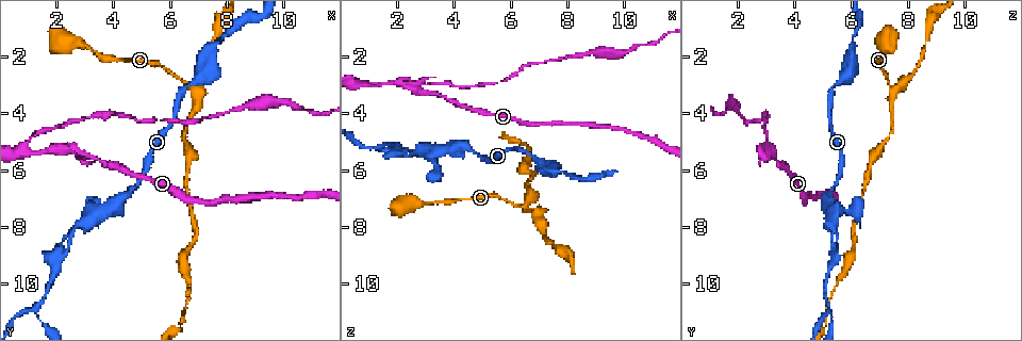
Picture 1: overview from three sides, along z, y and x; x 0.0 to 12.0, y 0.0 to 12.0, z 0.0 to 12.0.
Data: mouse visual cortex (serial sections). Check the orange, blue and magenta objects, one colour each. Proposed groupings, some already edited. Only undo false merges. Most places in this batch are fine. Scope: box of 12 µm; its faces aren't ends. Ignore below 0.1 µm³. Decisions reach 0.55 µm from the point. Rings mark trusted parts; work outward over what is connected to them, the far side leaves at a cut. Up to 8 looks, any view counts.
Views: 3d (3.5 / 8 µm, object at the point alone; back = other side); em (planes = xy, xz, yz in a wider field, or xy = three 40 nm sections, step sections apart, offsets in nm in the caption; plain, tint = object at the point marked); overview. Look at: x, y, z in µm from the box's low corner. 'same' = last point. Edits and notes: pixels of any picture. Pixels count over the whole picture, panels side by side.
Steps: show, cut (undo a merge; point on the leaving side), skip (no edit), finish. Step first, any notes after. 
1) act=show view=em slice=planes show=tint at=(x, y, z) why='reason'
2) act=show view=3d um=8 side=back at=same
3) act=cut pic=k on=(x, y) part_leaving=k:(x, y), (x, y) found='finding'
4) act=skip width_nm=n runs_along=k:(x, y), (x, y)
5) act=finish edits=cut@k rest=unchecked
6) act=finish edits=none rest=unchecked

act=show view=3d um=3.5 at=(6.9, 3.3, 7.5) why='three-way junction'

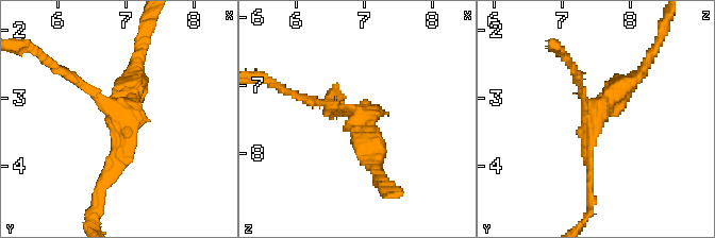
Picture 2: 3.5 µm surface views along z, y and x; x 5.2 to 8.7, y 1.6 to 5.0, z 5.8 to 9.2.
act=show view=em slice=planes show=tint at=(6.95, 3.30, 7.45) arms=3 arm_widths_nm=150,150,350 why='need the tissue'

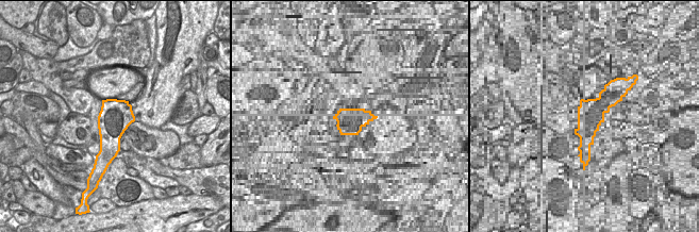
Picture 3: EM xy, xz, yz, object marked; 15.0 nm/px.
act=skip runs_along=2:(66, 75), (121, 118), (104, 183) found='continuous, no second cell'

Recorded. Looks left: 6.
act=show view=3d um=3.5 at=(2.3, 8.5, 5.5)

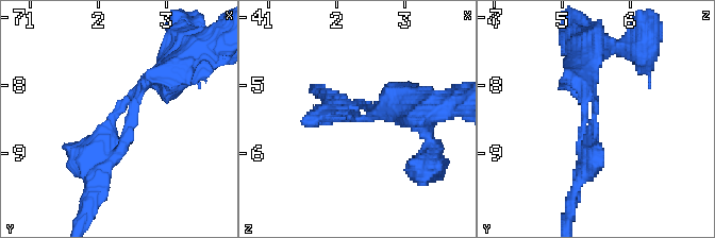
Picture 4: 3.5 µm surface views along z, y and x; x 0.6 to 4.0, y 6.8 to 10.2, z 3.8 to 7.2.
act=show view=em slice=planes show=tint at=(2.25, 8.45, 5.45) arm_widths_nm=250,300 why='now the EM'

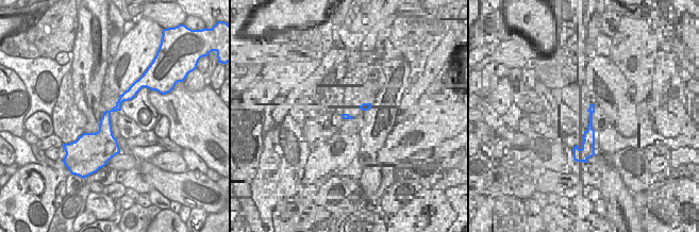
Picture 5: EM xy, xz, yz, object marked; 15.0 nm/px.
act=show view=em slice=xy step=1 show=tint at=same why='another direction'

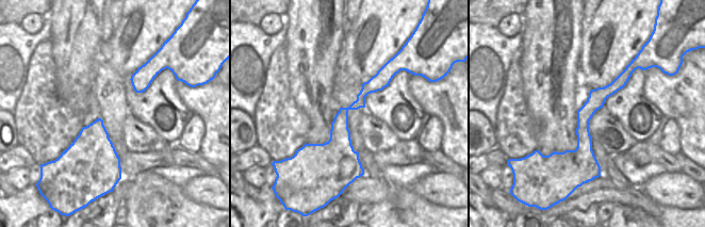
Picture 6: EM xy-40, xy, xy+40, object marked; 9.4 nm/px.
act=skip width_nm=200 runs_along=6:(383, 69), (342, 115), (340, 136), (316, 158) found='one cell here'

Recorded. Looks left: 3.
act=show view=3d um=3.5 at=(1.3, 10.8, 5.1) why='three-way junction'

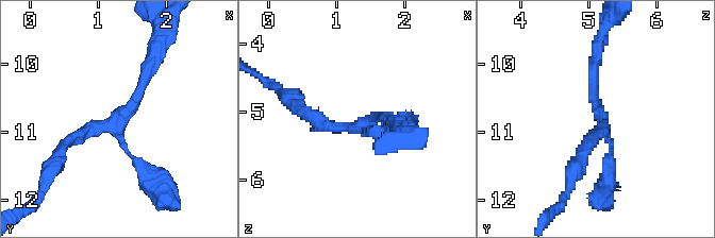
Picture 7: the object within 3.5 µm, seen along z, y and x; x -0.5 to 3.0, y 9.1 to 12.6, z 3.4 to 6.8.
act=show view=em slice=xy step=2 show=plain at=(1.35, 10.75, 5.15) arms=3 arm_widths_nm=150,150,200

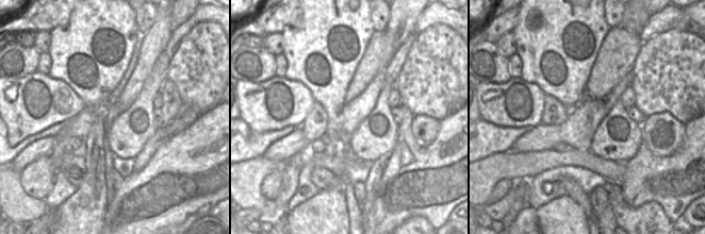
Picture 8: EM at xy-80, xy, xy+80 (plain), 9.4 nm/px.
act=show view=em slice=xy step=2 show=tint at=same

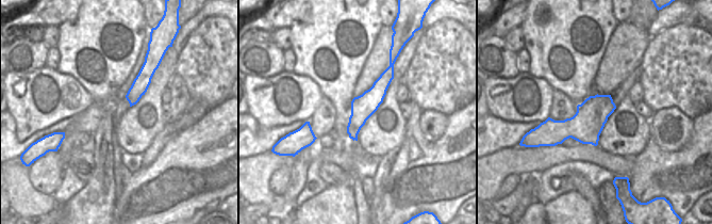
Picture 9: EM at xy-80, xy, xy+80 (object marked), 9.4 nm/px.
act=skip width_nm=220 runs_along=9:(391, 68), (362, 108), (352, 136) found='one cell here'

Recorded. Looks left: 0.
act=finish edits=none rest=unchecked

